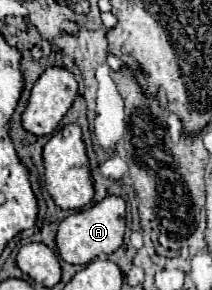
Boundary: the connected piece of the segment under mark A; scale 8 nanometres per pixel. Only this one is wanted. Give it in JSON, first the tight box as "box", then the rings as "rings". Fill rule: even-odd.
{"box":[56,196,126,264],"rings":[[[108,196],[102,202],[96,202],[92,208],[74,212],[60,222],[56,244],[60,258],[68,264],[88,264],[98,254],[112,254],[124,242],[126,232],[126,202],[120,196]]]}

